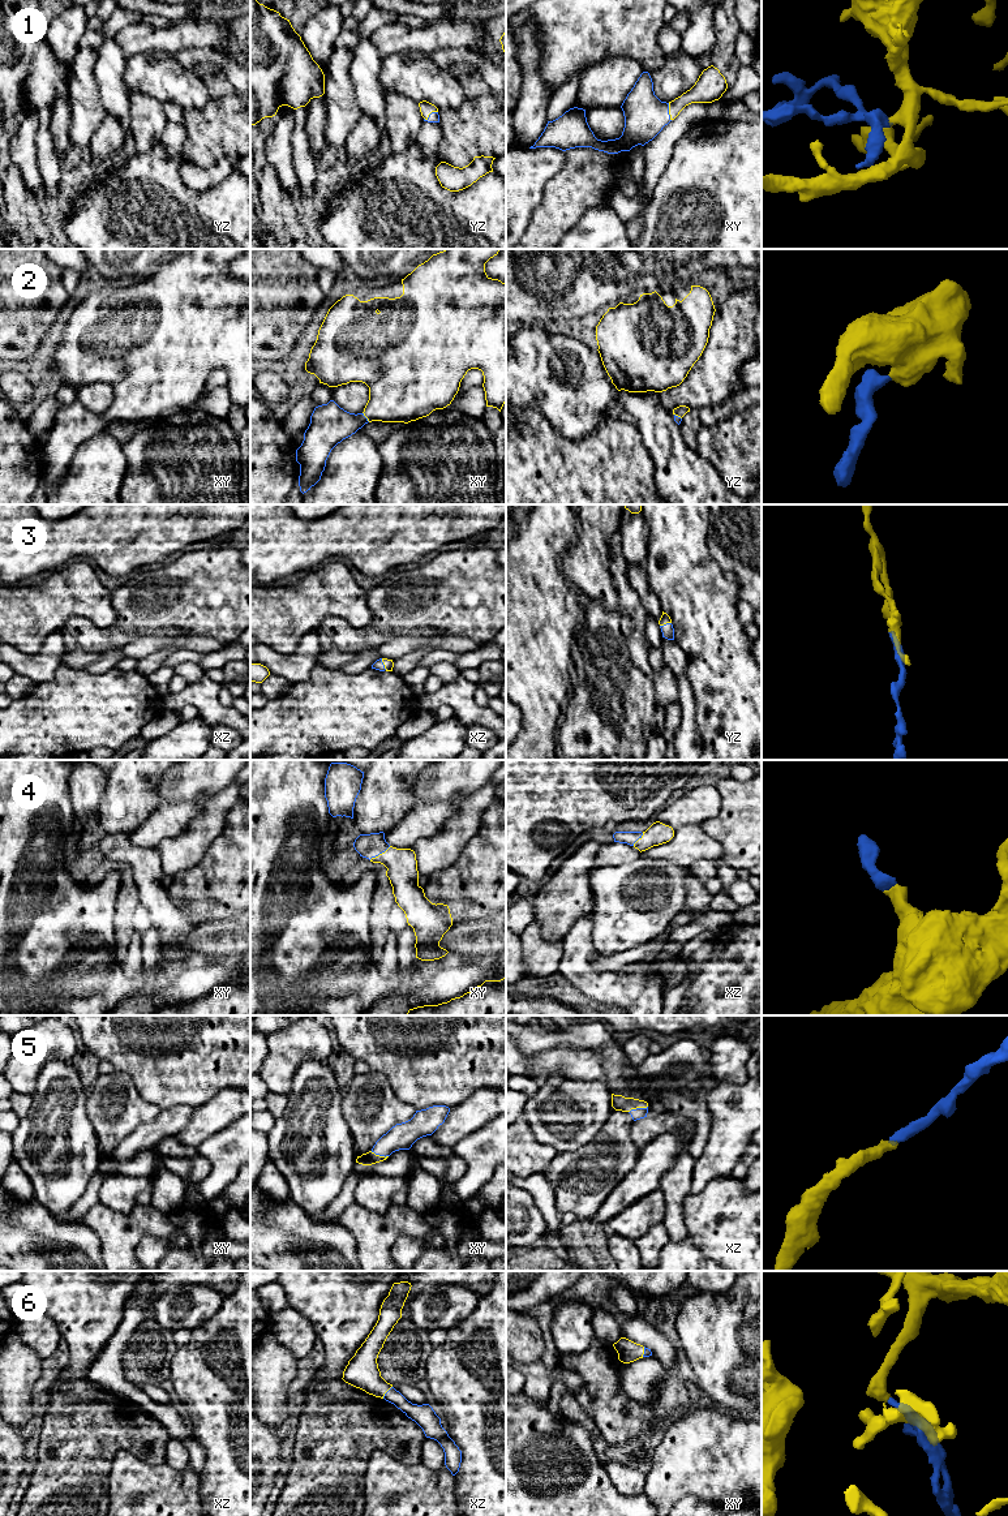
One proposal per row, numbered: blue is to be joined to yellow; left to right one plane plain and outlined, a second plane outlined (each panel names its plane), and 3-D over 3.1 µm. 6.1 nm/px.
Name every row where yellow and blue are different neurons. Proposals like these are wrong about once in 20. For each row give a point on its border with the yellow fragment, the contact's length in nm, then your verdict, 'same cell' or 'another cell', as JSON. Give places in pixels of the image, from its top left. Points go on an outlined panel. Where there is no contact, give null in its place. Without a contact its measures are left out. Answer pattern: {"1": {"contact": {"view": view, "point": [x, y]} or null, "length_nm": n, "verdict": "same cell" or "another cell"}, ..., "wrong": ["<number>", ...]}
{"1": {"contact": {"view": "xy", "point": [669, 112]}, "length_nm": 110, "verdict": "same cell"}, "2": {"contact": {"view": "xy", "point": [365, 416]}, "length_nm": 80, "verdict": "same cell"}, "3": {"contact": {"view": "xz", "point": [384, 664]}, "length_nm": 80, "verdict": "same cell"}, "4": {"contact": {"view": "xy", "point": [380, 854]}, "length_nm": 160, "verdict": "same cell"}, "5": {"contact": {"view": "xz", "point": [638, 1107]}, "length_nm": 130, "verdict": "same cell"}, "6": {"contact": {"view": "xz", "point": [386, 1391]}, "length_nm": 100, "verdict": "same cell"}, "wrong": []}

